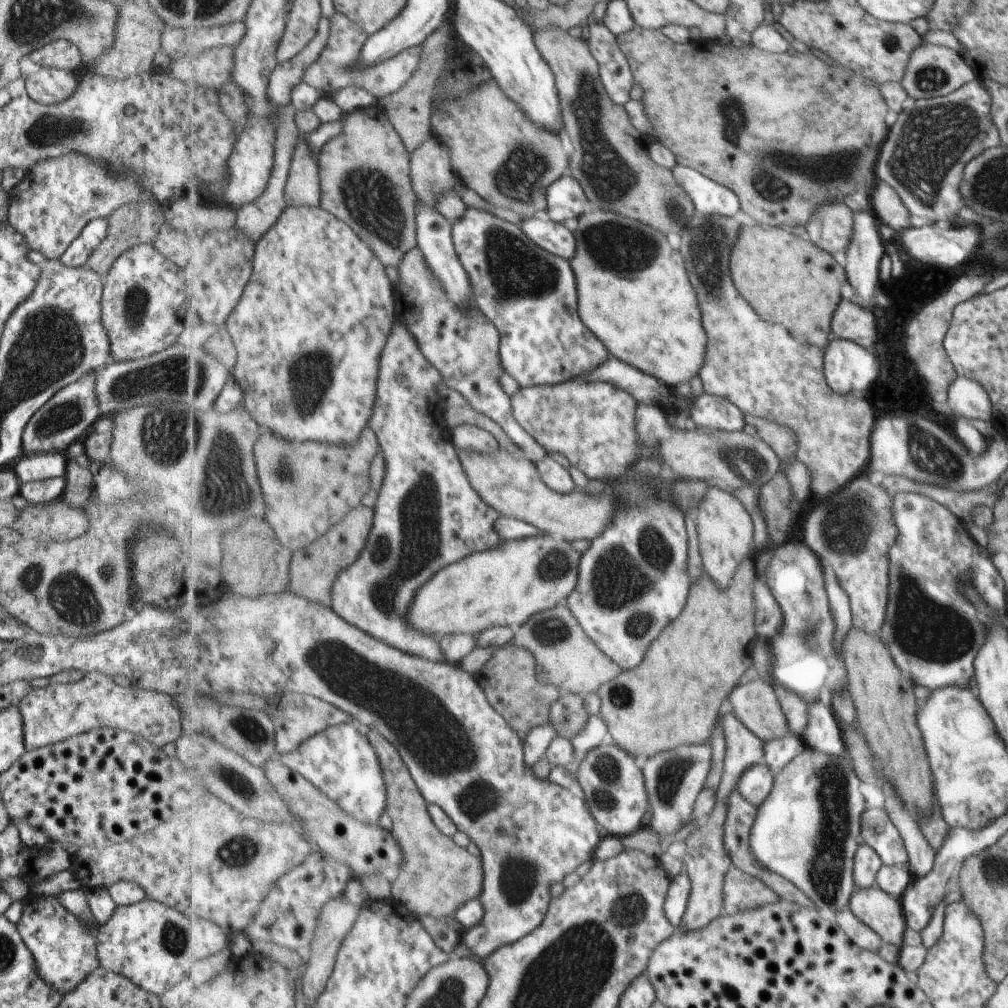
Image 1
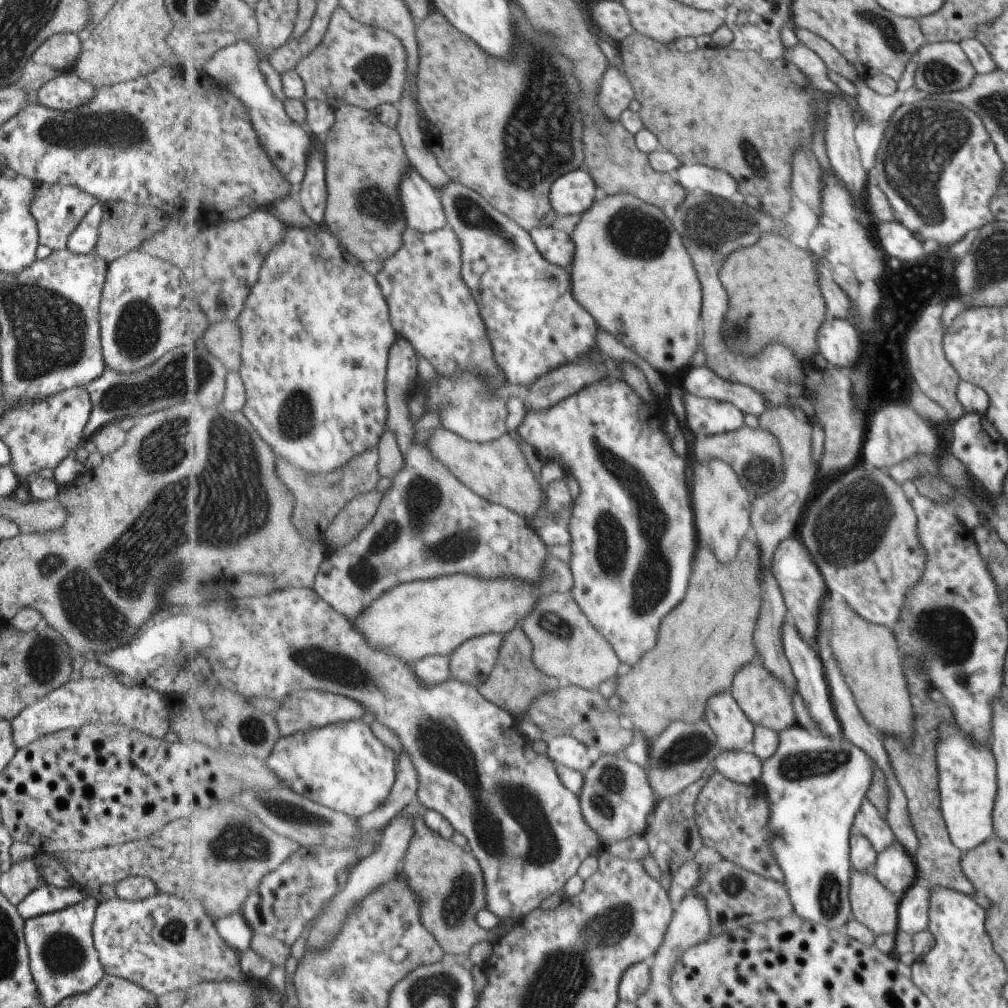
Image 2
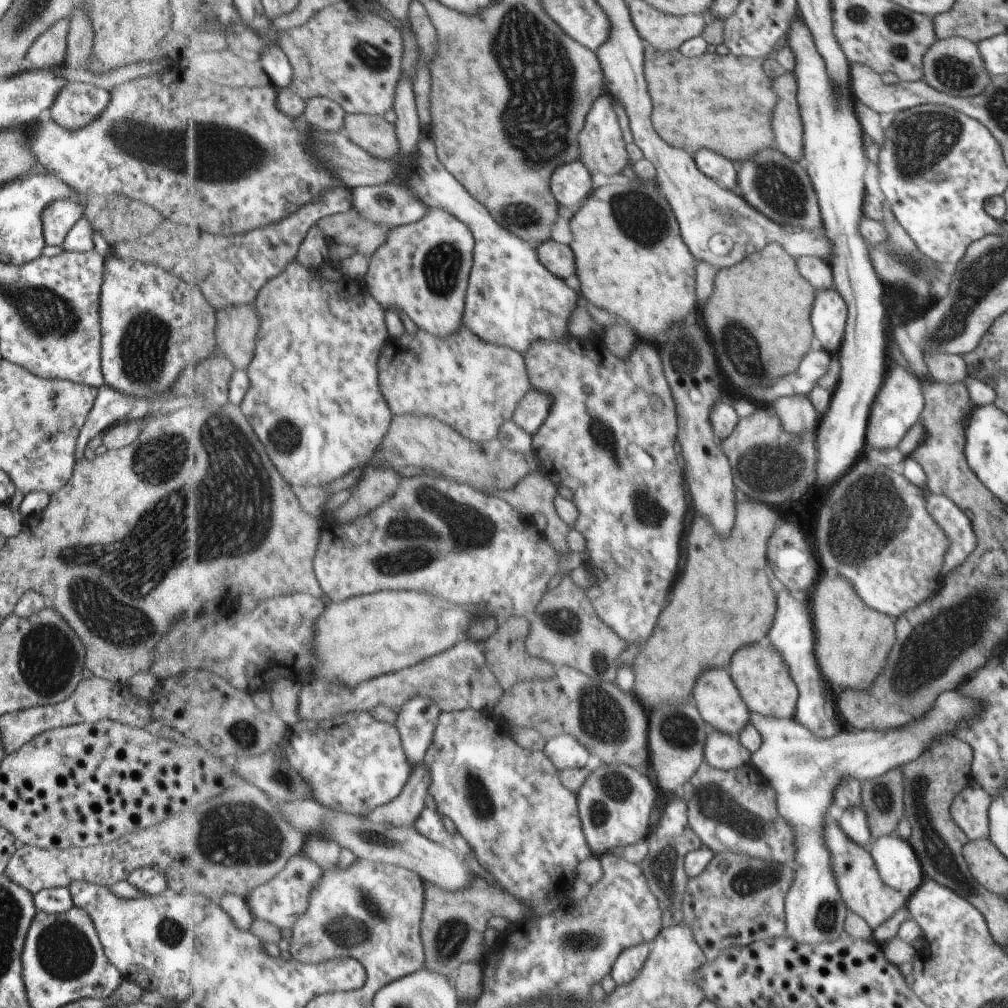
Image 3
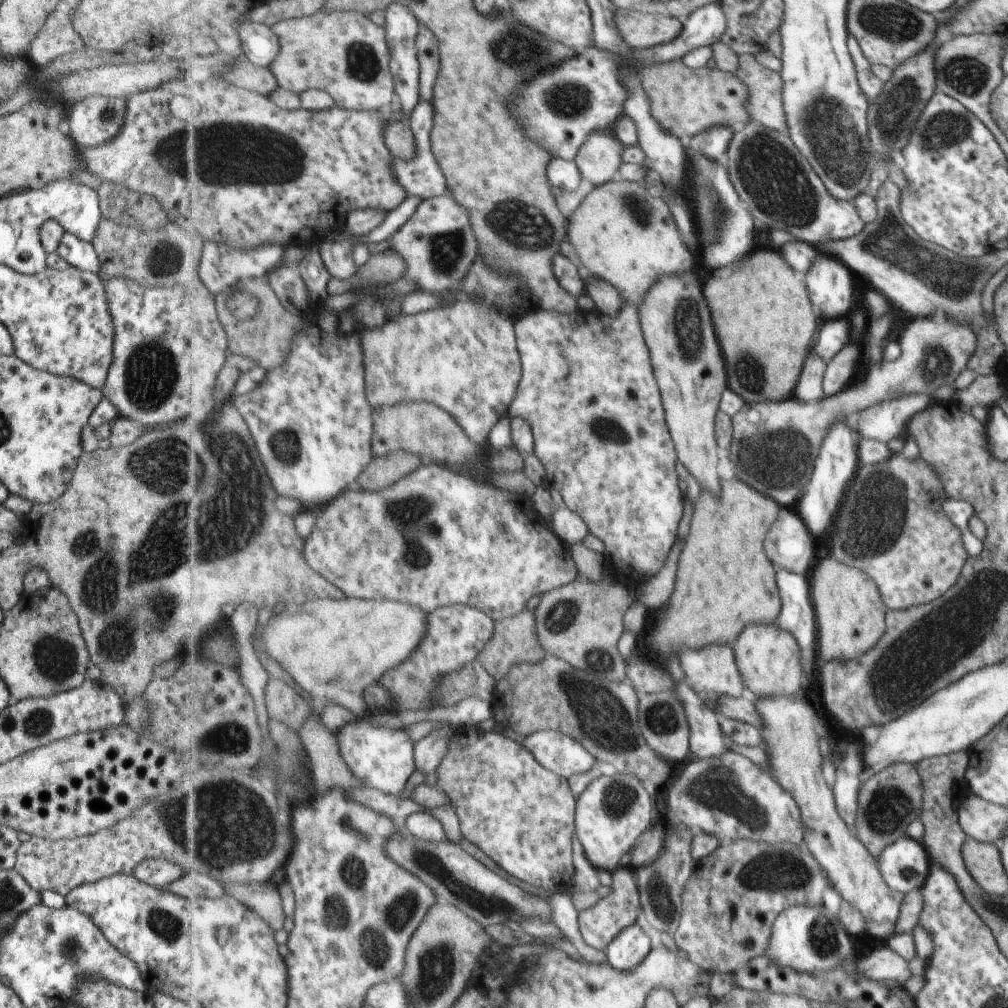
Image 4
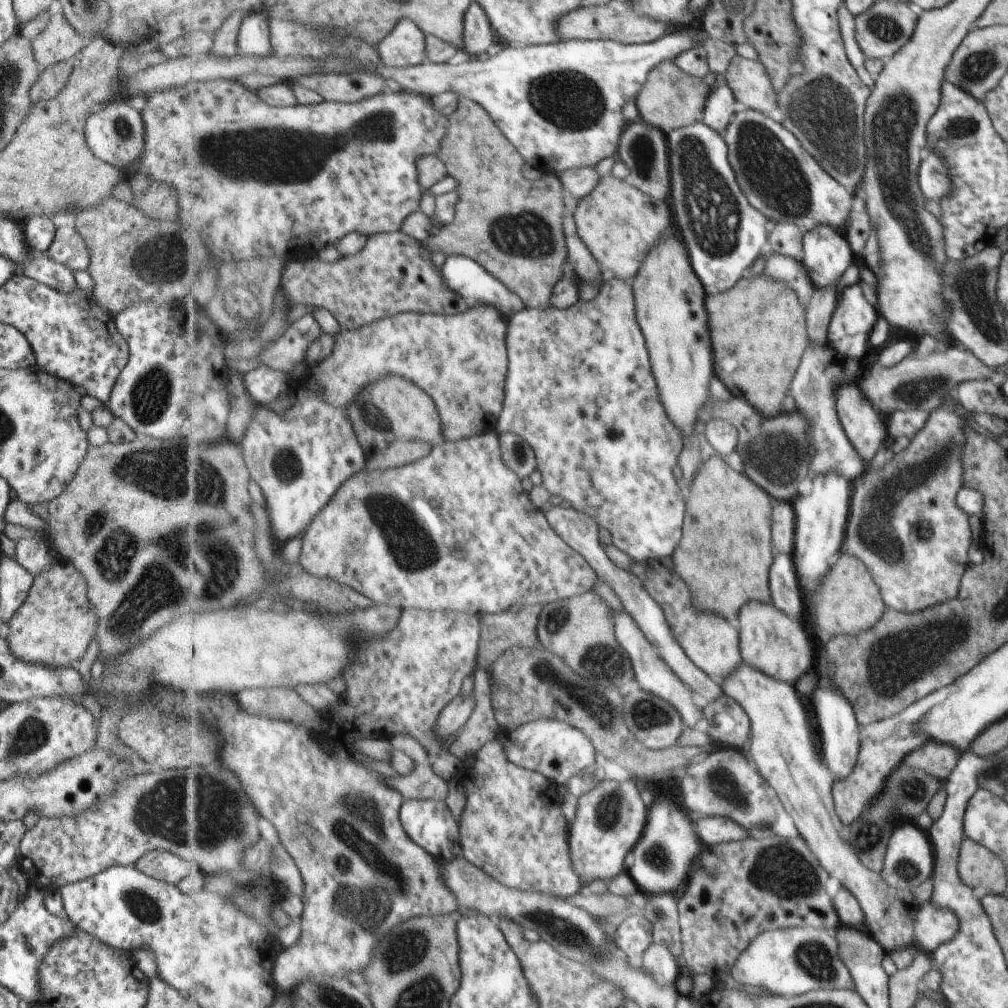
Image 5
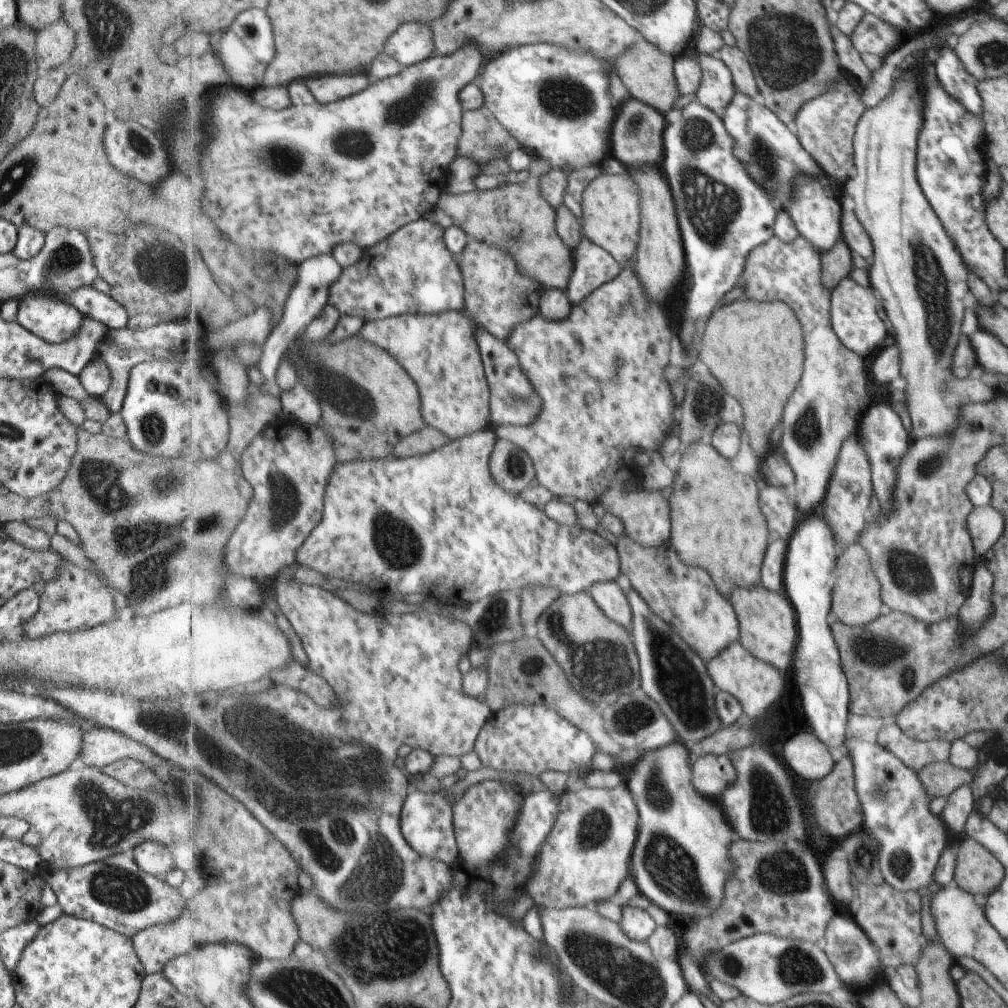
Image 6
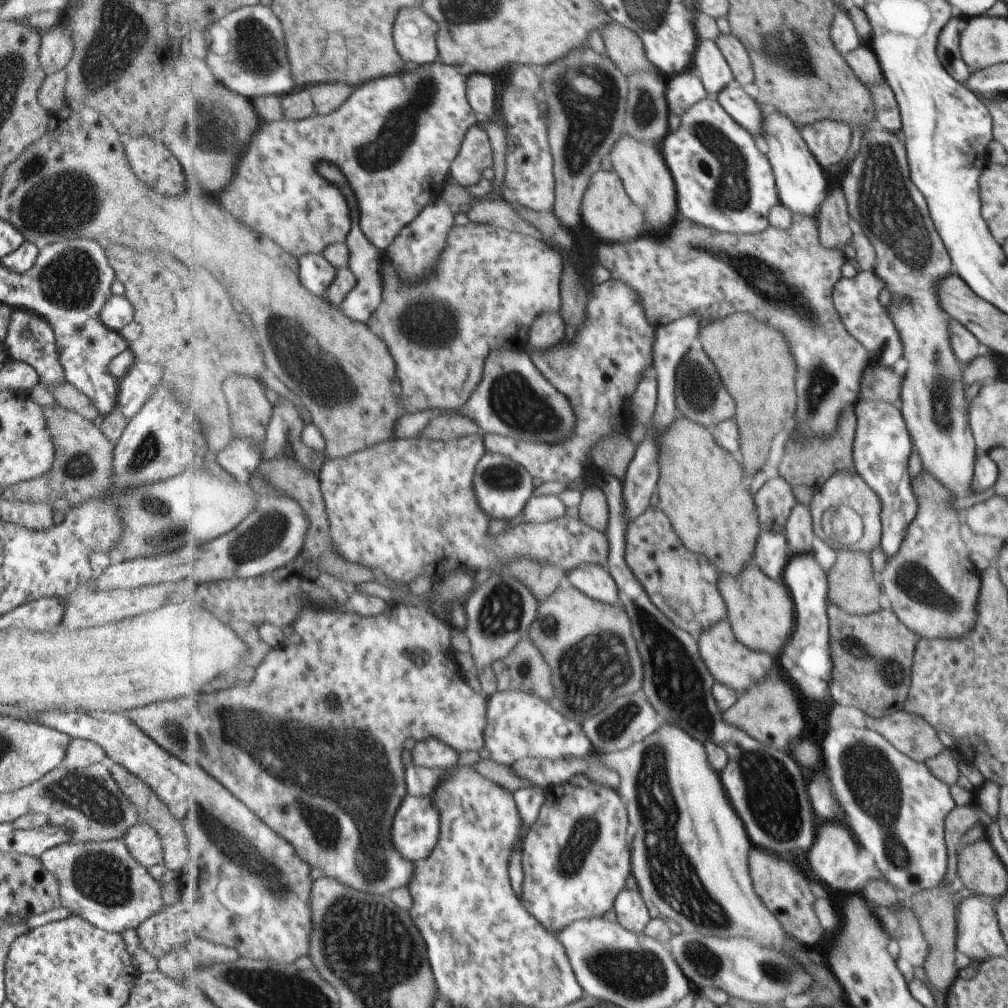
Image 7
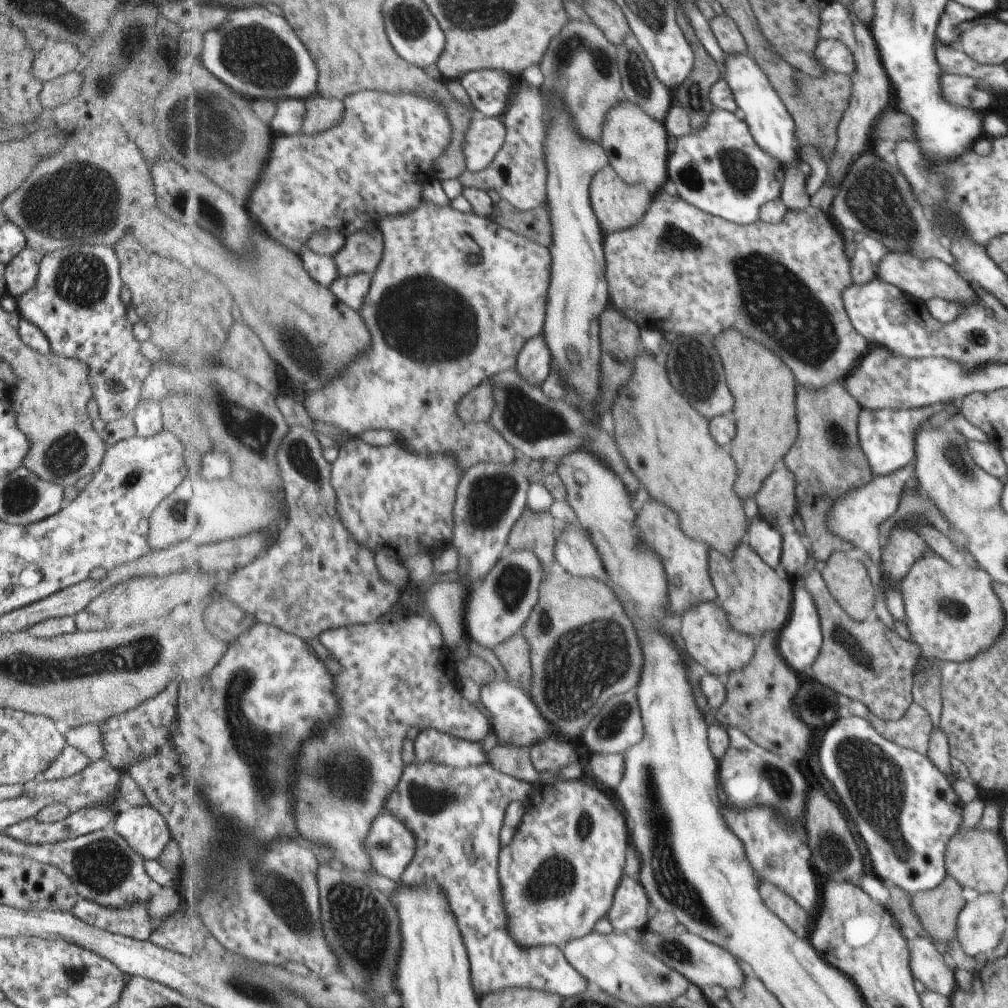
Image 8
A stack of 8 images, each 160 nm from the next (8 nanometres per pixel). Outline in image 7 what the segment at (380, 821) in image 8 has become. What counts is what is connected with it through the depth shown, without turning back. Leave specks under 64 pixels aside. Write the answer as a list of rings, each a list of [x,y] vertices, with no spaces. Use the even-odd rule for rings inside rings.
[[[408,794],[394,816],[393,844],[403,857],[417,864],[418,861],[433,854],[438,846],[438,840],[441,839],[441,830],[440,812],[434,806],[432,796],[416,797]]]

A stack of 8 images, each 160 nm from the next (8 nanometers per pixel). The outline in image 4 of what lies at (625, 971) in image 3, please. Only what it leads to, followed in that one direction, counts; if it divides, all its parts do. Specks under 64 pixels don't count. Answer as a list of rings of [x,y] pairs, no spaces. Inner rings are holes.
[[[633,923],[619,932],[605,954],[615,968],[626,971],[641,964],[652,949],[649,934],[639,924]]]

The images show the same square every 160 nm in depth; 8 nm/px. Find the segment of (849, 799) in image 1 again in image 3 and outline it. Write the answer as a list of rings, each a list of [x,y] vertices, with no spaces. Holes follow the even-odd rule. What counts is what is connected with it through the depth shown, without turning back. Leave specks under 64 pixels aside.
[[[955,690],[941,692],[935,697],[932,707],[920,718],[913,719],[903,727],[895,727],[887,731],[867,730],[851,732],[847,729],[837,733],[833,738],[820,739],[807,730],[795,718],[782,719],[765,716],[750,710],[750,723],[762,734],[762,747],[752,753],[751,762],[770,781],[778,794],[778,807],[783,818],[796,828],[796,860],[798,869],[794,885],[786,898],[786,935],[802,944],[819,944],[843,939],[847,936],[846,920],[849,918],[849,908],[838,887],[837,877],[834,876],[833,853],[826,844],[827,816],[831,814],[834,788],[841,779],[851,777],[858,782],[867,780],[891,769],[901,767],[915,760],[926,747],[929,748],[936,737],[948,735],[955,737],[959,723],[978,714],[977,700],[965,698]]]

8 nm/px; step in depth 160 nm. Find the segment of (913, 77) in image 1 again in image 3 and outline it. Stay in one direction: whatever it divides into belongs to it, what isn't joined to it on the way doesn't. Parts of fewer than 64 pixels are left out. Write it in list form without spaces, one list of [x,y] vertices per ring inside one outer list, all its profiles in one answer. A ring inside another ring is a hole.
[[[963,37],[937,38],[922,60],[922,76],[927,86],[949,96],[965,97],[981,94],[990,84],[990,73],[983,64],[982,54],[974,41]]]

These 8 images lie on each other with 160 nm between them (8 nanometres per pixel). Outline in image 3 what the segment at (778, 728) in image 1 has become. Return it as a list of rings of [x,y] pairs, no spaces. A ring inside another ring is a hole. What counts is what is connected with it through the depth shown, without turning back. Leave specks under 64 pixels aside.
[[[771,641],[767,646],[753,643],[740,648],[734,654],[729,669],[743,700],[746,700],[751,711],[775,718],[794,718],[800,695],[798,684],[795,682],[786,658]]]

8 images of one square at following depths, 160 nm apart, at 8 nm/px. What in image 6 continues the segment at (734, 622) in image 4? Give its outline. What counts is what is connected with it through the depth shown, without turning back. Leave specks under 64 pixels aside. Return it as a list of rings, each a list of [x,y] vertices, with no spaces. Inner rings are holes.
[[[694,442],[682,451],[682,456],[671,494],[672,544],[685,564],[707,568],[719,590],[729,599],[735,587],[749,588],[762,582],[762,566],[771,538],[766,513],[759,506],[759,486],[755,482],[759,479],[756,475],[735,472],[730,459],[724,457],[711,443]]]

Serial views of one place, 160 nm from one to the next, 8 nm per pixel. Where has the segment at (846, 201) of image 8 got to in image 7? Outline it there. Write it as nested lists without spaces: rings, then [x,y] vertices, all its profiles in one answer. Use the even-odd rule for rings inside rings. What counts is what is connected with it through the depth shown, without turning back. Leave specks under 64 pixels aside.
[[[869,128],[863,132],[860,149],[849,170],[842,179],[850,215],[859,224],[874,248],[876,261],[874,273],[888,286],[899,304],[888,306],[891,320],[902,337],[902,357],[907,362],[900,386],[901,409],[899,410],[915,445],[915,452],[921,461],[922,470],[930,473],[946,490],[956,497],[968,496],[973,493],[972,480],[974,470],[974,437],[969,425],[969,402],[965,401],[962,384],[963,361],[960,361],[950,344],[949,324],[938,297],[934,296],[934,288],[952,272],[953,264],[931,222],[925,199],[917,187],[911,182],[906,161],[906,149],[901,136],[892,135],[886,130],[876,131]]]

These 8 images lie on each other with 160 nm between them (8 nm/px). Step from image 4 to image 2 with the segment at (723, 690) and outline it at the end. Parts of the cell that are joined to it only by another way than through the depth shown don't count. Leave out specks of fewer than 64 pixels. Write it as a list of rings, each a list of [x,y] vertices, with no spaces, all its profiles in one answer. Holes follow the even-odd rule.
[[[731,689],[713,695],[707,704],[705,720],[714,728],[724,751],[751,749],[756,726],[739,706]]]

